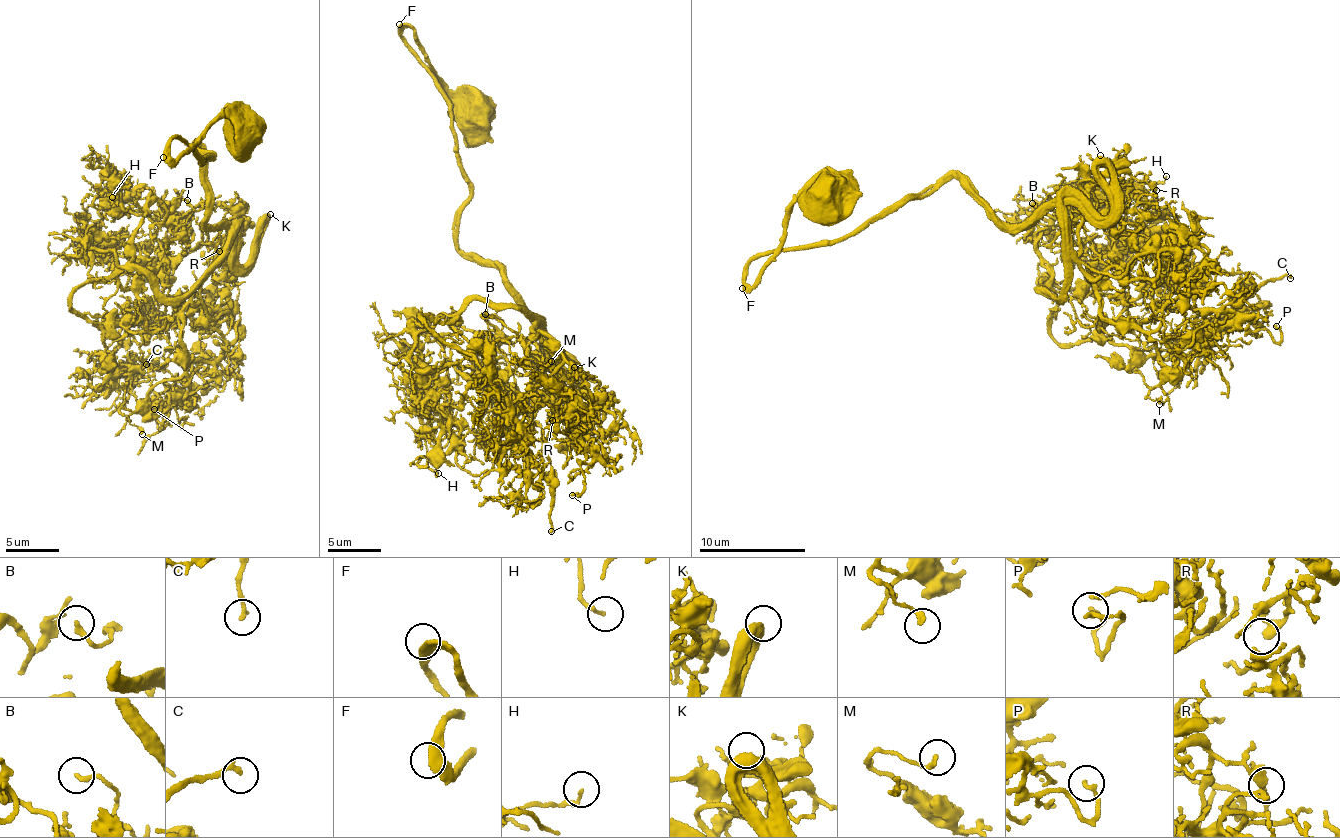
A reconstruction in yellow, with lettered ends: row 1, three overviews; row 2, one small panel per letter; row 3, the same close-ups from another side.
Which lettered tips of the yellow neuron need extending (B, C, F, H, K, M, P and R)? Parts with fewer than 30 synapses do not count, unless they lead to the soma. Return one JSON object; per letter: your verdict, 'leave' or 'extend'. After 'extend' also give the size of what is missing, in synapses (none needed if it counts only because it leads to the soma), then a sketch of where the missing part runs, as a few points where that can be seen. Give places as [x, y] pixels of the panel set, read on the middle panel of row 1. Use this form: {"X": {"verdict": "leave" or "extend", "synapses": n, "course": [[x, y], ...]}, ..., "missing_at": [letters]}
{"B": {"verdict": "leave"}, "C": {"verdict": "leave"}, "F": {"verdict": "leave"}, "H": {"verdict": "leave"}, "K": {"verdict": "leave"}, "M": {"verdict": "leave"}, "P": {"verdict": "leave"}, "R": {"verdict": "leave"}, "missing_at": []}

